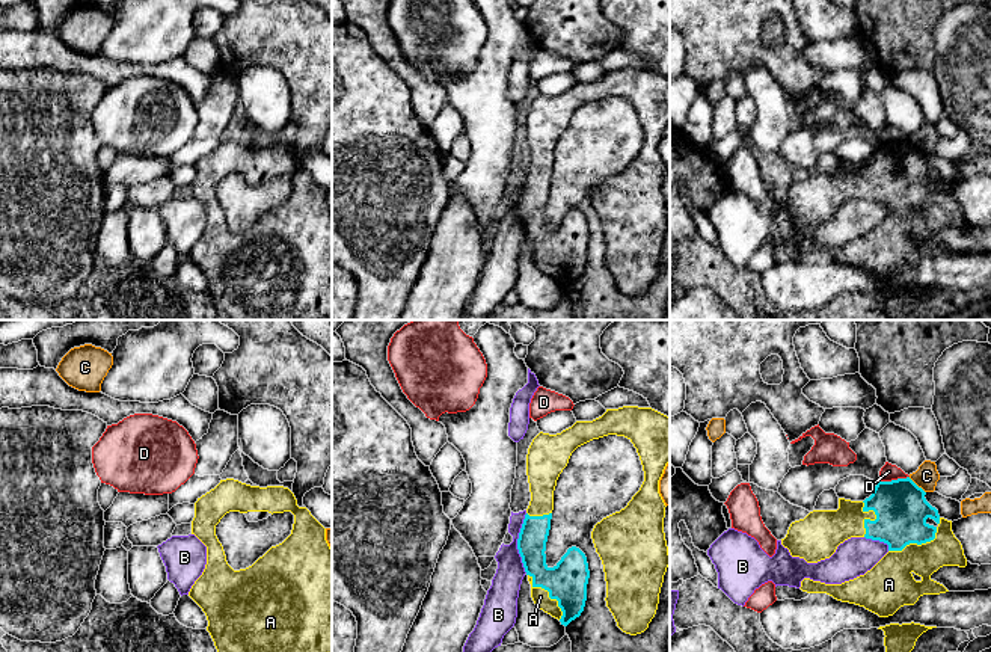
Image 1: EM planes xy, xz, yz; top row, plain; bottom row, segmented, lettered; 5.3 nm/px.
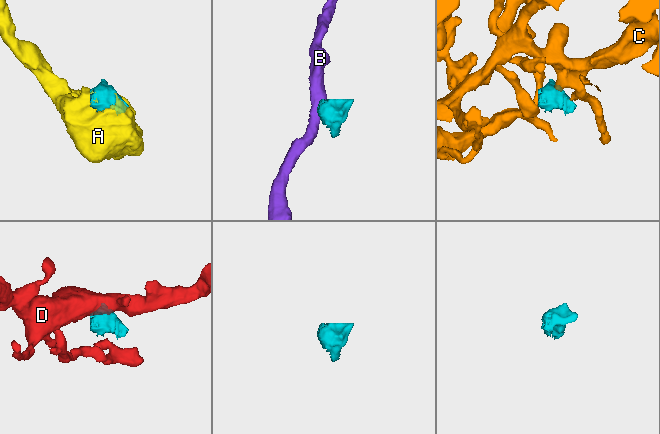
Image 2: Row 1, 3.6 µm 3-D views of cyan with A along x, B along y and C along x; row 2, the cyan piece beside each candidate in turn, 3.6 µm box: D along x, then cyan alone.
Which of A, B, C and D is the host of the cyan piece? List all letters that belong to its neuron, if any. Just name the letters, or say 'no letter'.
A

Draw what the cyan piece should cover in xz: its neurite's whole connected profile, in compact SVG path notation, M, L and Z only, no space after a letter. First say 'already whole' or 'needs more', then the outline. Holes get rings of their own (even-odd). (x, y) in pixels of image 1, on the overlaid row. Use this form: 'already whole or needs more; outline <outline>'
needs more; outline M623 406L606 409L602 417L593 421L576 421L572 427L557 435L540 432L532 439L526 454L531 501L519 533L517 549L531 584L534 604L558 619L564 626L579 617L585 607L590 578L585 554L572 546L554 567L546 564L545 551L554 510L554 491L572 453L578 447L608 435L624 436L634 444L643 465L644 481L624 509L594 525L591 539L603 564L606 607L623 632L637 635L649 628L656 614L664 575L670 566L664 533L667 506L659 494L659 480L670 462L670 417L652 408Z

